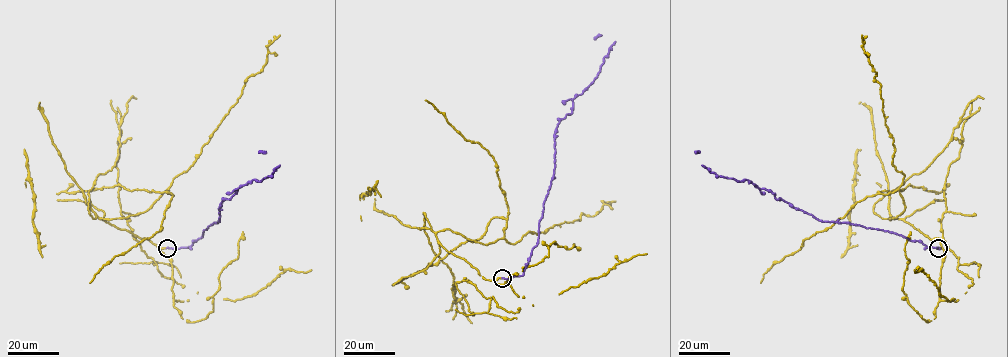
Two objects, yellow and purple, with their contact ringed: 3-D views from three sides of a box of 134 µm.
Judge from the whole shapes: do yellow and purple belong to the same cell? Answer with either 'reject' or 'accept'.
accept

